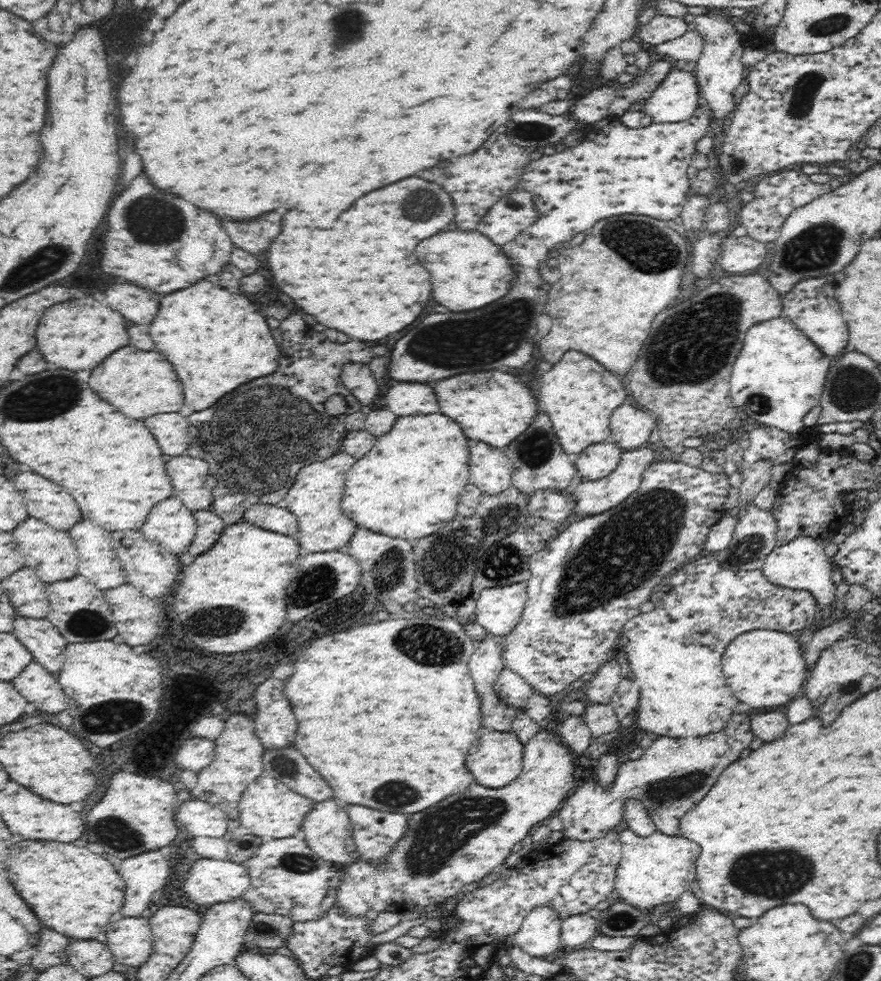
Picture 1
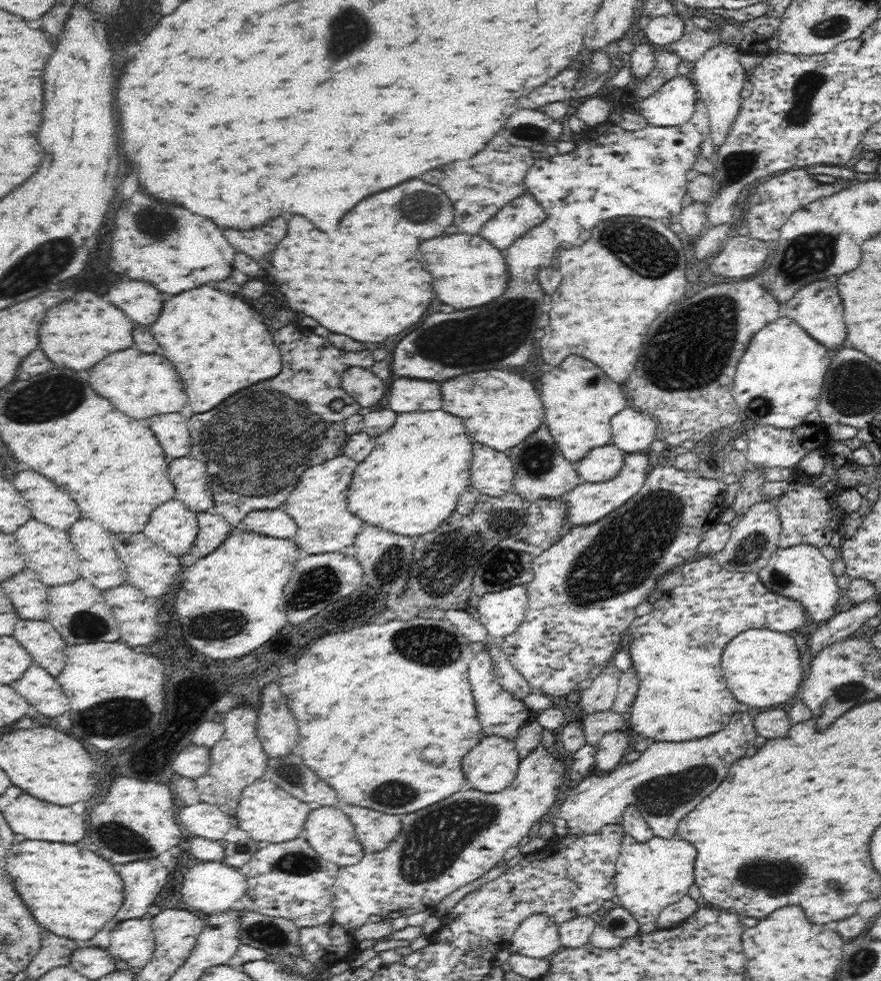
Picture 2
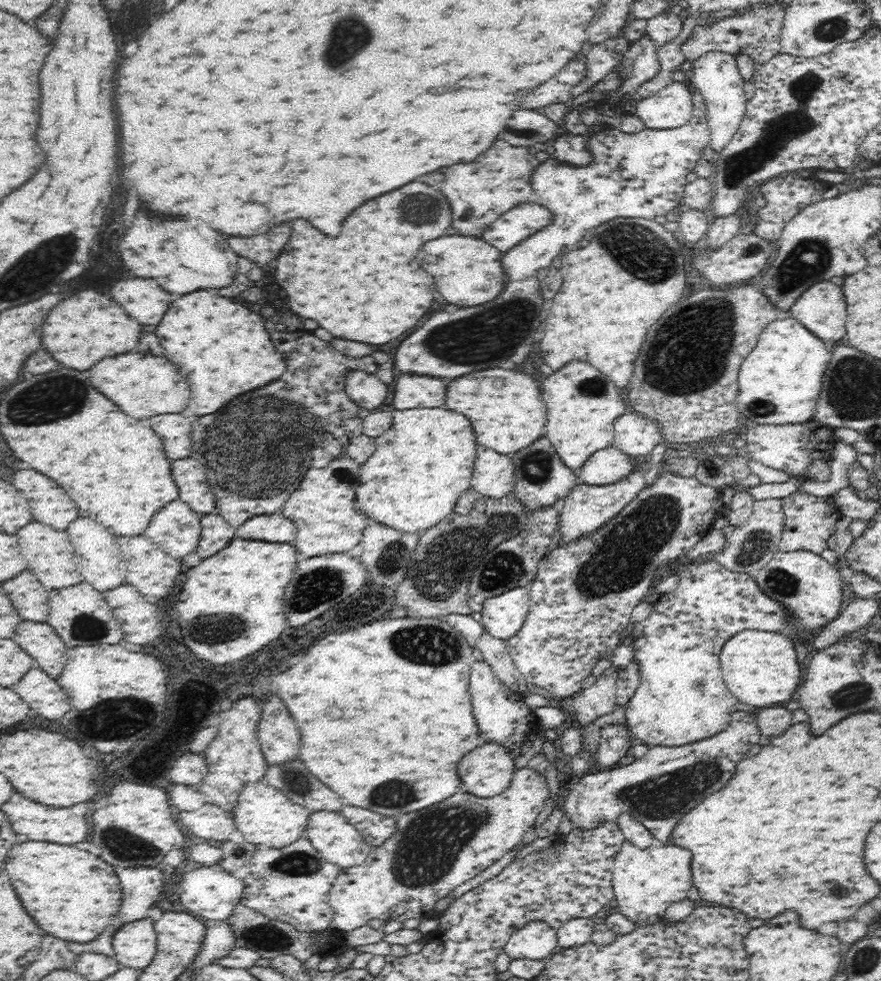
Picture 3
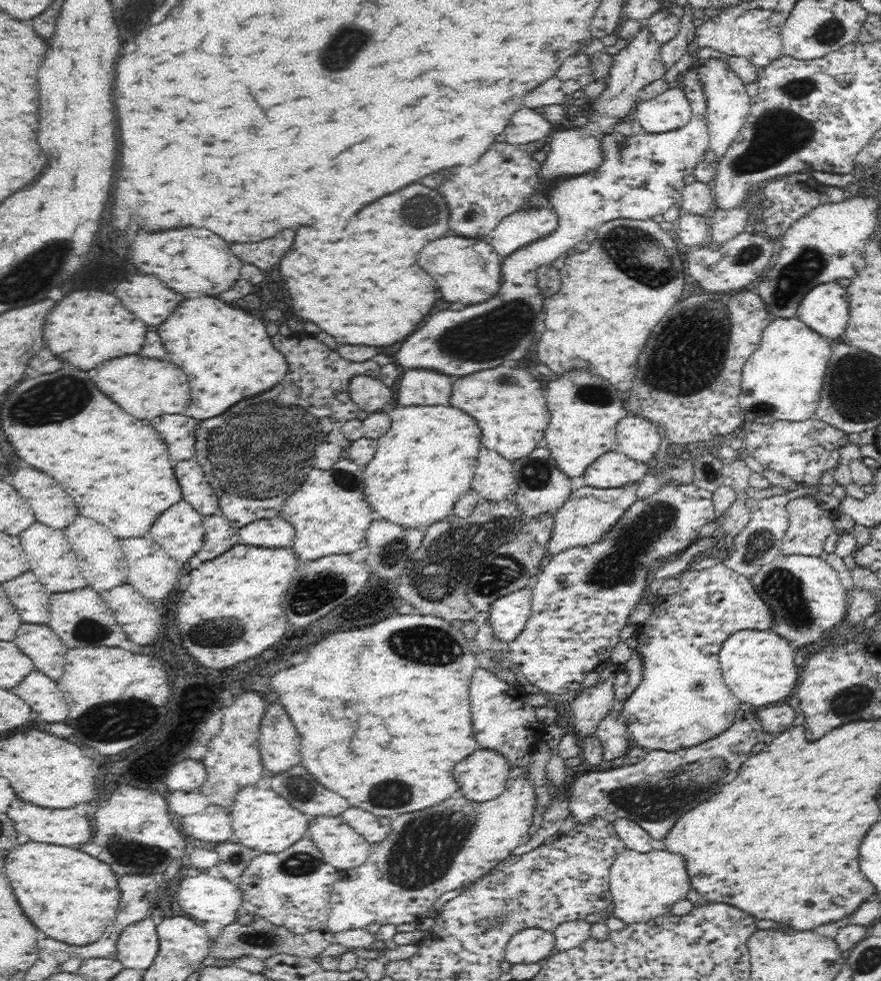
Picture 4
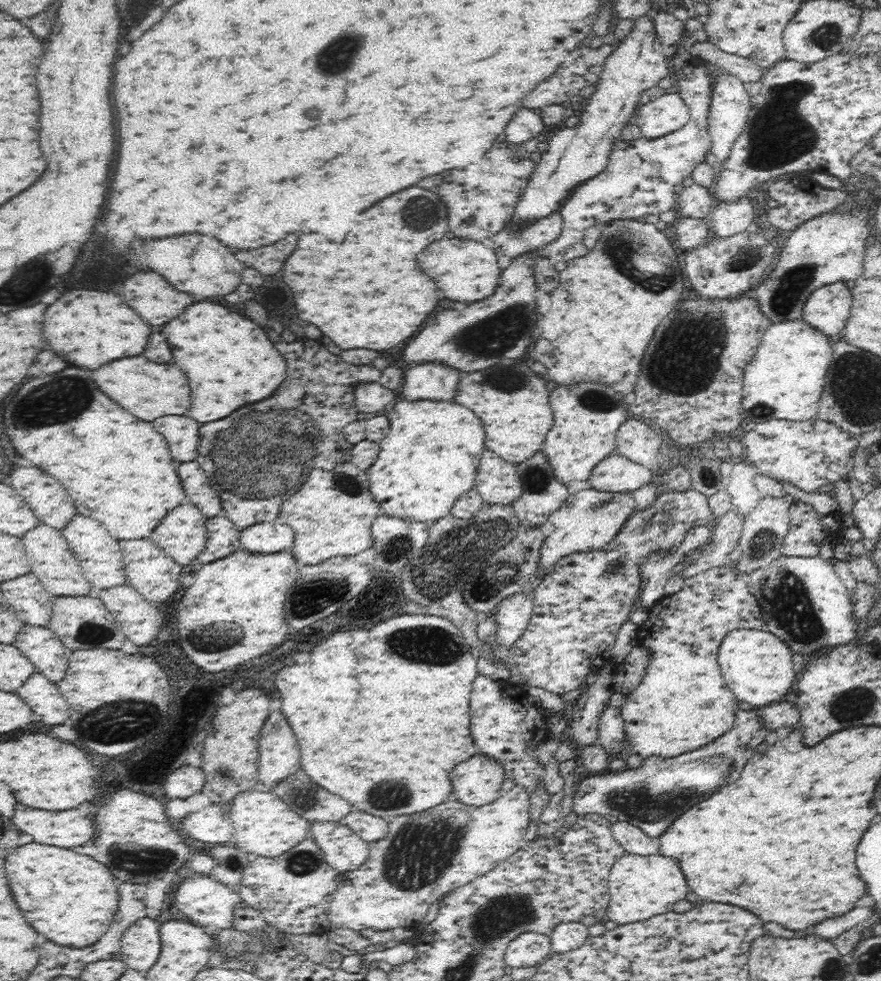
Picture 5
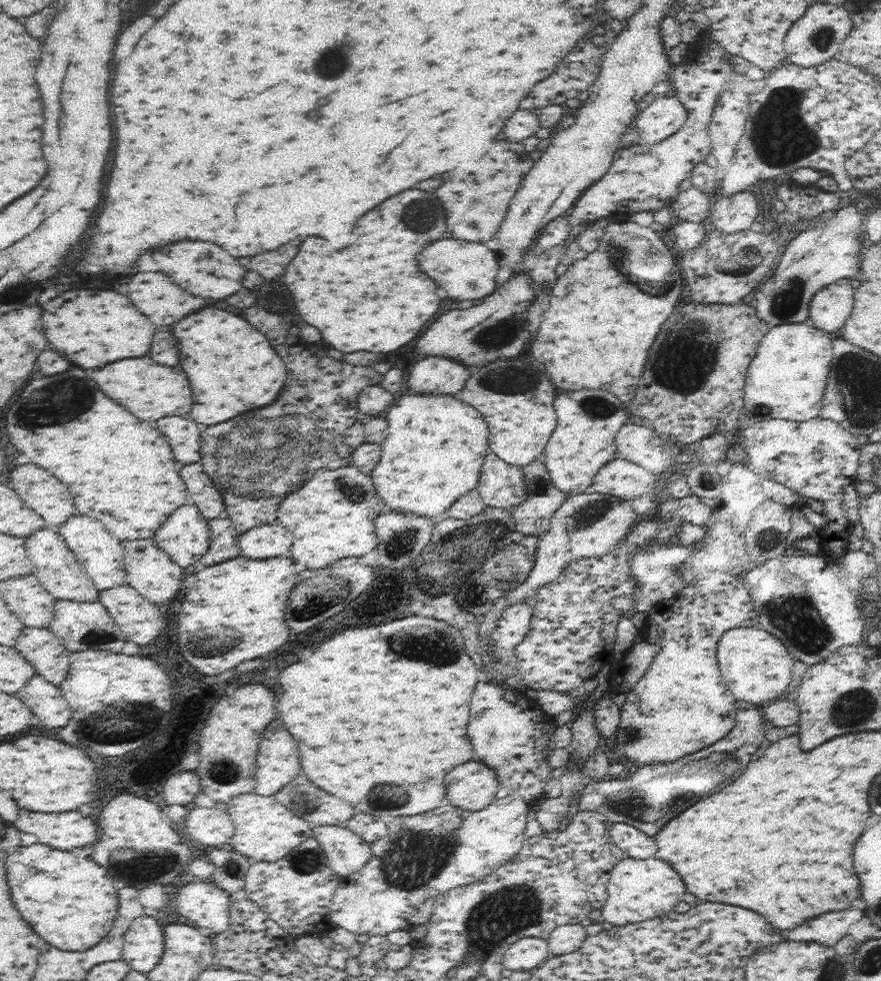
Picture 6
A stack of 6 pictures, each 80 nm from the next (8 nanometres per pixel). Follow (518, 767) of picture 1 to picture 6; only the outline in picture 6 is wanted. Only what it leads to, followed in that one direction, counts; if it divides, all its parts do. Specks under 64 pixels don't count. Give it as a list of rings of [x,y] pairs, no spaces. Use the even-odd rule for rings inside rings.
[[[468,762],[454,768],[446,774],[444,784],[450,804],[462,810],[482,810],[503,793],[494,770],[482,762]]]

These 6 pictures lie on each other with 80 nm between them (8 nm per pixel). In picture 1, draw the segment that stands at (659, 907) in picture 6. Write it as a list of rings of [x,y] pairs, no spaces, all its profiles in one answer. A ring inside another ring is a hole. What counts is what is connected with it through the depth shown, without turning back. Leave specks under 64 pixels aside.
[[[620,827],[619,836],[622,856],[618,862],[615,889],[620,900],[640,910],[641,914],[652,916],[658,906],[676,903],[696,880],[696,863],[700,856],[700,845],[678,836],[668,836],[658,831],[647,837]]]

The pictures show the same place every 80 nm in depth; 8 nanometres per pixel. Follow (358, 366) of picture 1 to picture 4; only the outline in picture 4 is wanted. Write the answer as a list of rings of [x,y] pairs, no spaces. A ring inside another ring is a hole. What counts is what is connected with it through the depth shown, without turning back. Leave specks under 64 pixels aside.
[[[356,375],[349,384],[351,400],[364,413],[377,413],[384,406],[393,402],[392,390],[379,378]]]

